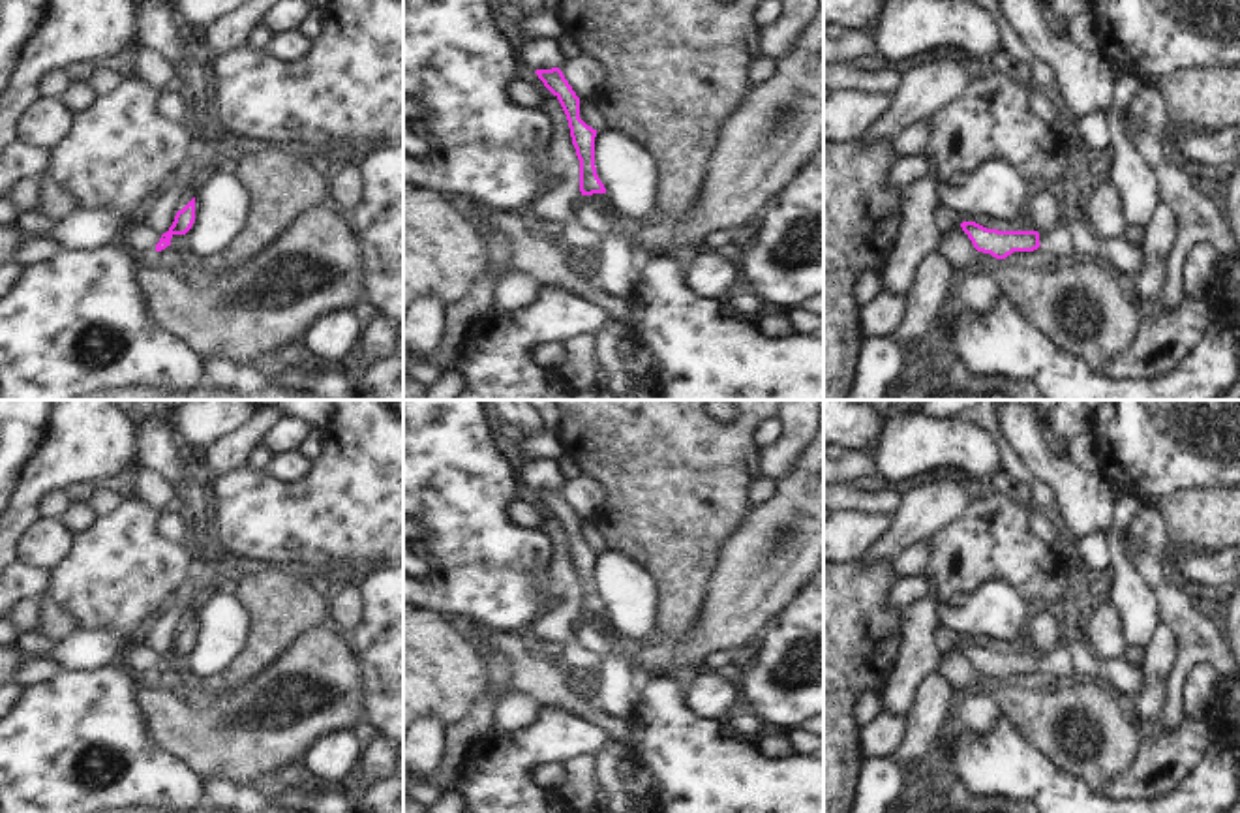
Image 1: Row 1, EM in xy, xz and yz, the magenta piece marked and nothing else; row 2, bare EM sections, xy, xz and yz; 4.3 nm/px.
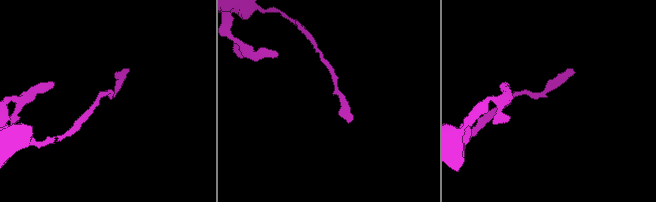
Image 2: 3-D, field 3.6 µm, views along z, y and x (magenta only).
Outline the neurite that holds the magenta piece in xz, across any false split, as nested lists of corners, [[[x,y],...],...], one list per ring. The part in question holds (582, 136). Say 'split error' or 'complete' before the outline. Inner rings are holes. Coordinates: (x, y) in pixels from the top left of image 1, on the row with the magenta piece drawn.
split error; [[[559,68],[537,69],[535,73],[559,100],[568,120],[572,145],[580,160],[582,208],[576,212],[576,218],[583,227],[595,227],[600,235],[597,267],[598,285],[615,299],[627,299],[630,302],[642,285],[643,267],[634,265],[628,238],[610,229],[604,214],[591,199],[593,193],[606,193],[595,167],[597,130],[580,118],[580,98]]]

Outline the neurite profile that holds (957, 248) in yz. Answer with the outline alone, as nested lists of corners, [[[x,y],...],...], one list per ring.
[[[959,214],[957,222],[947,231],[944,231],[936,250],[942,252],[953,267],[981,265],[979,252],[960,227],[962,222],[968,220],[964,214]]]

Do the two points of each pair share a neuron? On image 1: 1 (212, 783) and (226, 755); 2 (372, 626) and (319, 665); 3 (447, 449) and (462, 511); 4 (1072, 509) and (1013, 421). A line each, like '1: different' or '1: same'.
1: different
2: different
3: same
4: same

